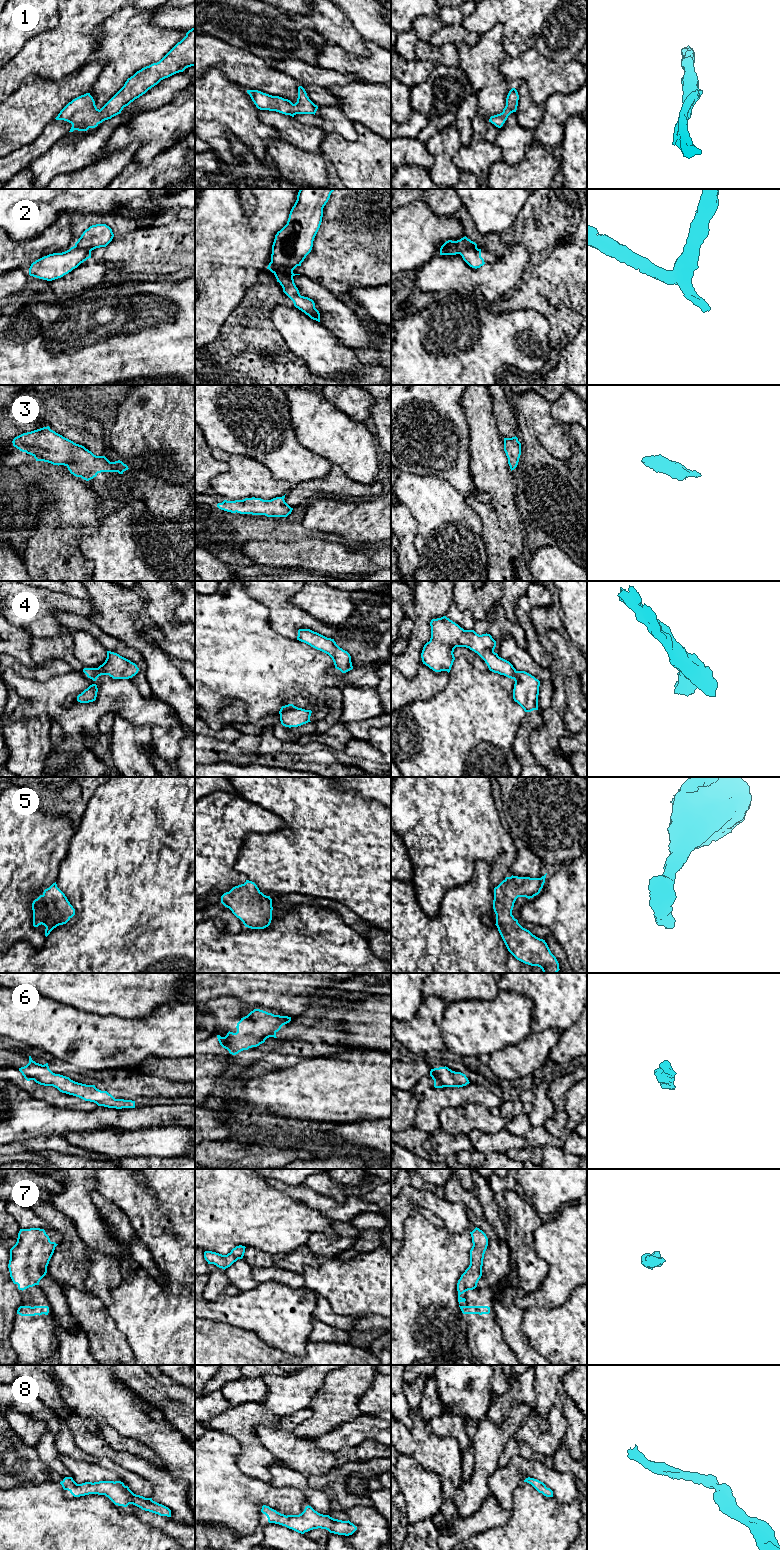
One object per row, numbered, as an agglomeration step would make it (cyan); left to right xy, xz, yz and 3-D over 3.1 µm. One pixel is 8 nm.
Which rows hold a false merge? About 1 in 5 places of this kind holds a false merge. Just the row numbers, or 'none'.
2

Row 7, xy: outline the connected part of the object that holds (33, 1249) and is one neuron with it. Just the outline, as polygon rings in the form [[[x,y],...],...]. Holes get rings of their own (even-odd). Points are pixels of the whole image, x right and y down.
[[[20,1229],[16,1244],[10,1249],[8,1264],[10,1277],[19,1290],[39,1285],[40,1280],[47,1273],[47,1266],[58,1244],[51,1242],[44,1229]]]

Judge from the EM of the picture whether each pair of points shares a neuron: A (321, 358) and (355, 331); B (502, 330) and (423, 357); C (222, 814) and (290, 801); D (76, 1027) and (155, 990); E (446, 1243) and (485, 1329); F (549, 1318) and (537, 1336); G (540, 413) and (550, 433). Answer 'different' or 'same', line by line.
A: different
B: same
C: different
D: different
E: different
F: same
G: same

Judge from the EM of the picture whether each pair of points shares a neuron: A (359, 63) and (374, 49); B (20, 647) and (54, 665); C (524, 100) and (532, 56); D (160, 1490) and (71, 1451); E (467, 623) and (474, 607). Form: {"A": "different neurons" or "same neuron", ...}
{"A": "same neuron", "B": "different neurons", "C": "different neurons", "D": "different neurons", "E": "different neurons"}

